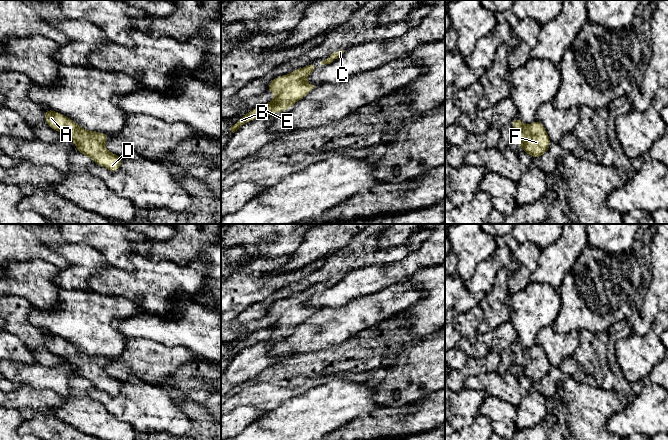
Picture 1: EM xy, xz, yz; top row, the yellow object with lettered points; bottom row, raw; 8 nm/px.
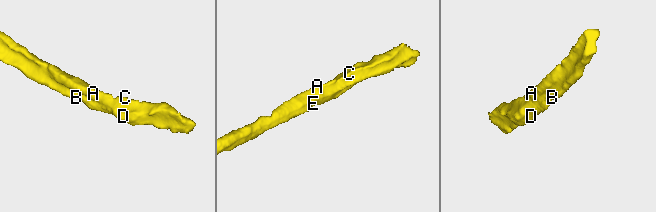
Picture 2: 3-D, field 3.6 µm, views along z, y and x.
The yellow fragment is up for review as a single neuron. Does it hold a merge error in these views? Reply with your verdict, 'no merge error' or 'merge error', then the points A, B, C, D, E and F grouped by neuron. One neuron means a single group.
no merge error; groups A B C D E F

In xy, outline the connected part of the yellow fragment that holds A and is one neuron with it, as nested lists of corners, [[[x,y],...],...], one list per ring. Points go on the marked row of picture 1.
[[[51,109],[44,111],[44,120],[51,129],[66,135],[69,140],[75,142],[75,150],[91,158],[95,164],[113,173],[119,170],[123,158],[106,149],[105,142],[109,139],[109,135],[86,130],[71,118]]]

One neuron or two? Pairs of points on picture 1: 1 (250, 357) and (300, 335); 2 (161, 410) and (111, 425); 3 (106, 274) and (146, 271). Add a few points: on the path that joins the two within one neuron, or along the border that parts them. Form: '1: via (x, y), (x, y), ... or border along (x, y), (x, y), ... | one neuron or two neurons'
1: border along (273, 344), (269, 354), (282, 359) | two neurons
2: border along (104, 406), (114, 416), (127, 422), (134, 429) | two neurons
3: via (116, 276), (136, 276) | one neuron

